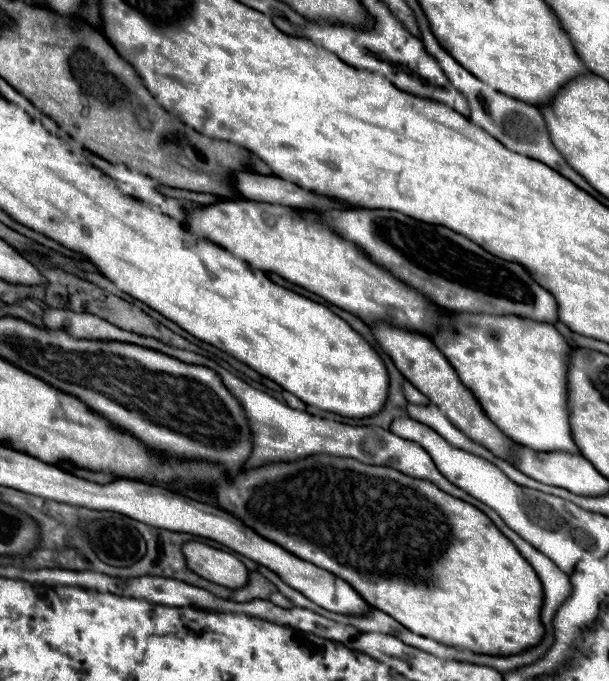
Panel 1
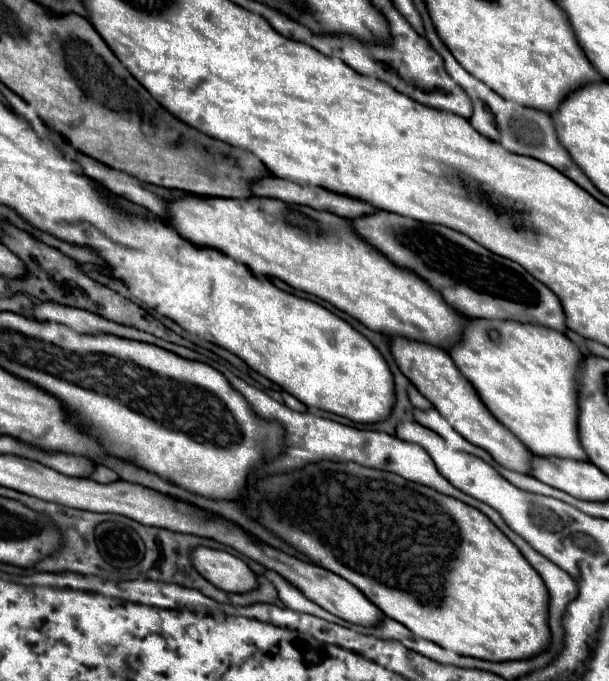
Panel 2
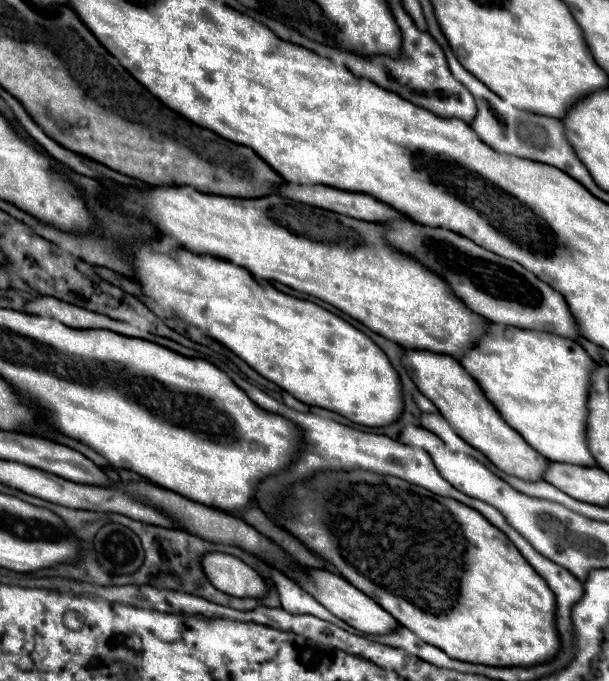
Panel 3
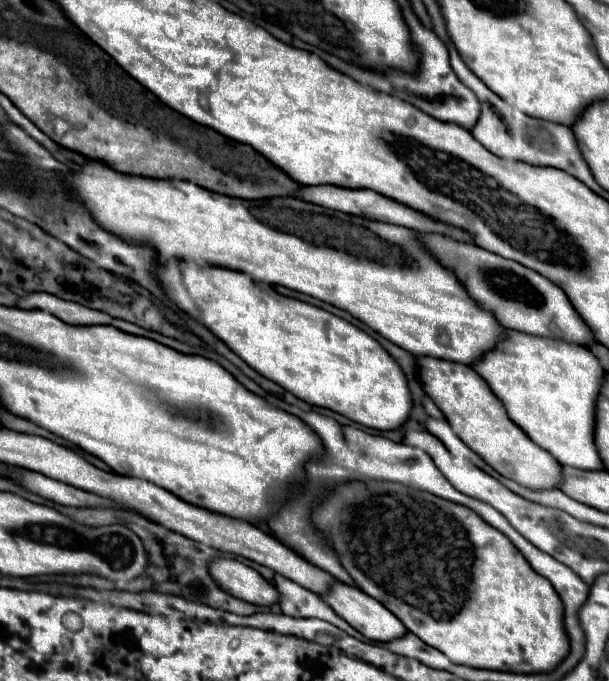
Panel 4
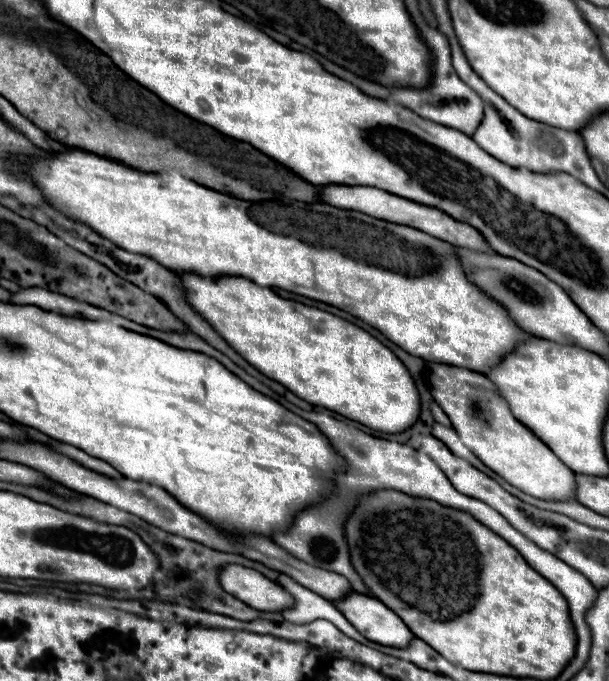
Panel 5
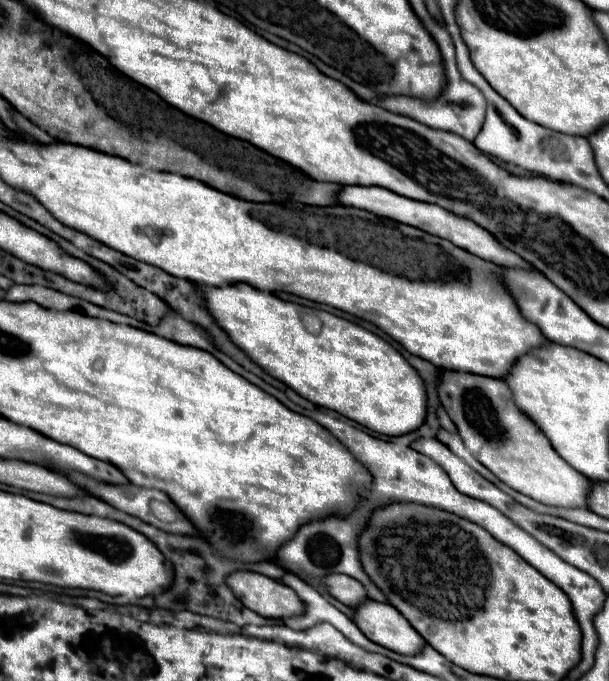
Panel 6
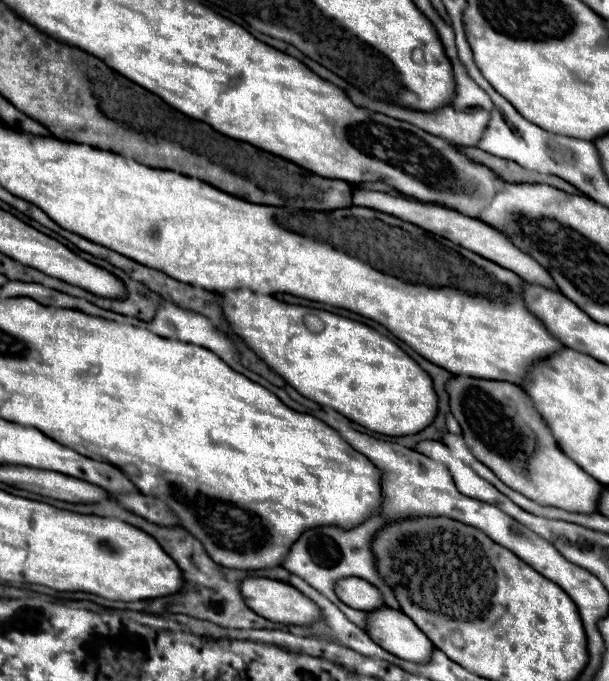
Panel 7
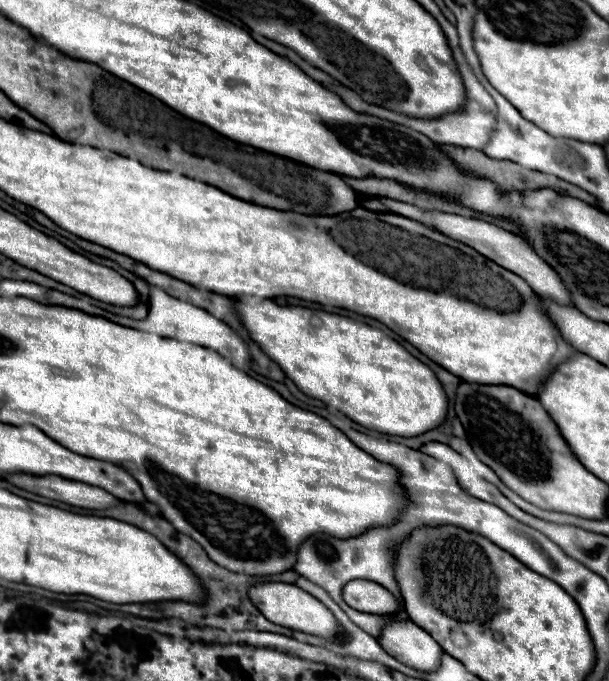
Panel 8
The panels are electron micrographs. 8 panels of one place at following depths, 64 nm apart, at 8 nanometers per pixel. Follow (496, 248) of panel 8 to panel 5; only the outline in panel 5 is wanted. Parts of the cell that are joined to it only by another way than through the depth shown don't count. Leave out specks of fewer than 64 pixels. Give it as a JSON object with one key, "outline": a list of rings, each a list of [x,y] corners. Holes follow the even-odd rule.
{"outline":[[[322,186],[320,188],[320,202],[330,204],[334,208],[344,208],[344,210],[358,210],[364,212],[372,218],[380,218],[380,220],[388,220],[388,222],[398,222],[398,224],[406,224],[412,226],[416,230],[422,230],[434,238],[446,240],[450,244],[466,244],[466,248],[476,248],[476,252],[490,252],[490,248],[484,244],[484,238],[480,238],[480,232],[476,232],[472,226],[468,224],[460,224],[456,220],[452,220],[450,216],[444,216],[444,212],[436,212],[436,208],[424,208],[420,204],[412,204],[410,200],[392,196],[384,190],[378,188],[366,188],[366,186]]]}

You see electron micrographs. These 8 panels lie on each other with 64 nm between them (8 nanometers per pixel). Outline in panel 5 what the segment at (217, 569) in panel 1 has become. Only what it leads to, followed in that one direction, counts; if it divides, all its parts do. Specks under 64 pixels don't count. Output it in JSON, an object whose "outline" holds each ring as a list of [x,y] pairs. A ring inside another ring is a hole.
{"outline":[[[238,564],[220,566],[218,580],[228,594],[244,600],[244,604],[256,610],[276,612],[292,606],[292,596],[286,590],[252,568]]]}

